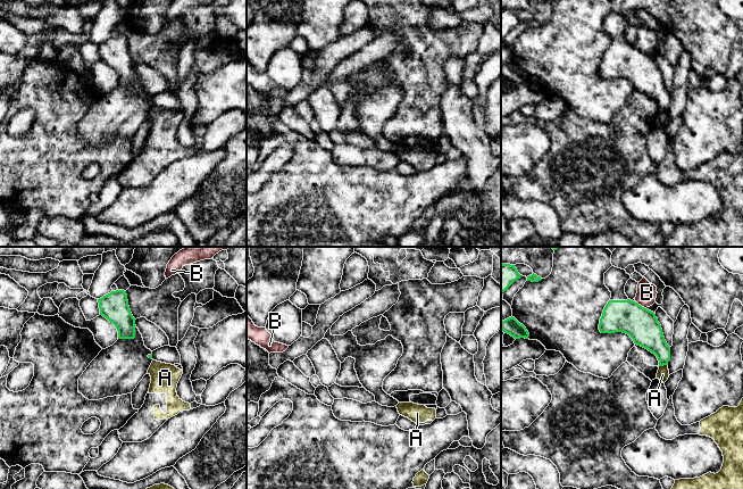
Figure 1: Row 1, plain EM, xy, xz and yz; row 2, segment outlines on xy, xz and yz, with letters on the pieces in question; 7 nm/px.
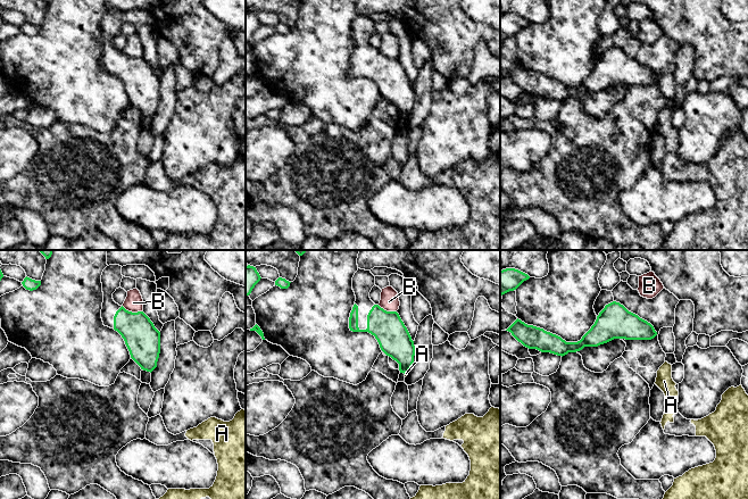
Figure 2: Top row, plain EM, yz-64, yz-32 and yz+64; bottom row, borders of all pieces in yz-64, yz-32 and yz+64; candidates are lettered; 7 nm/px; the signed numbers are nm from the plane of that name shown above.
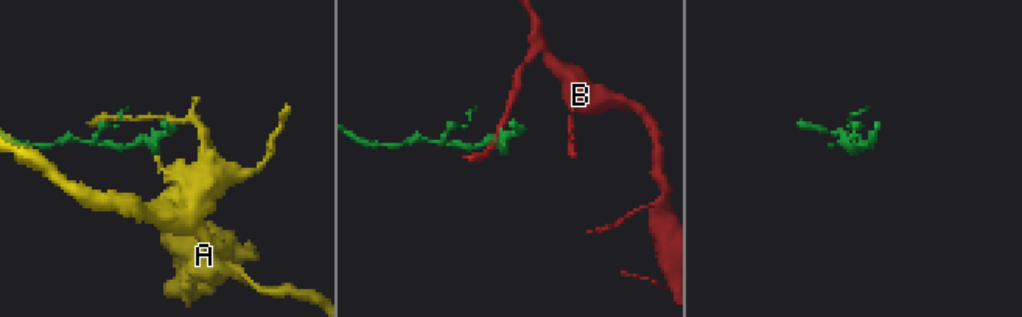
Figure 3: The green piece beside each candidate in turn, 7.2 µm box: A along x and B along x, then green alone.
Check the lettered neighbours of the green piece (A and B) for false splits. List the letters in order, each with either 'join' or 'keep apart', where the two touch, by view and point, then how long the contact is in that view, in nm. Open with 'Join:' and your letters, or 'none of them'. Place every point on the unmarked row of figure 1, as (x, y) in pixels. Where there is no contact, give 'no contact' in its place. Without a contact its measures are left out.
Join: none of them
A: keep apart | yz (662, 110) | 70 nm
B: keep apart | yz (640, 50) | 90 nm

